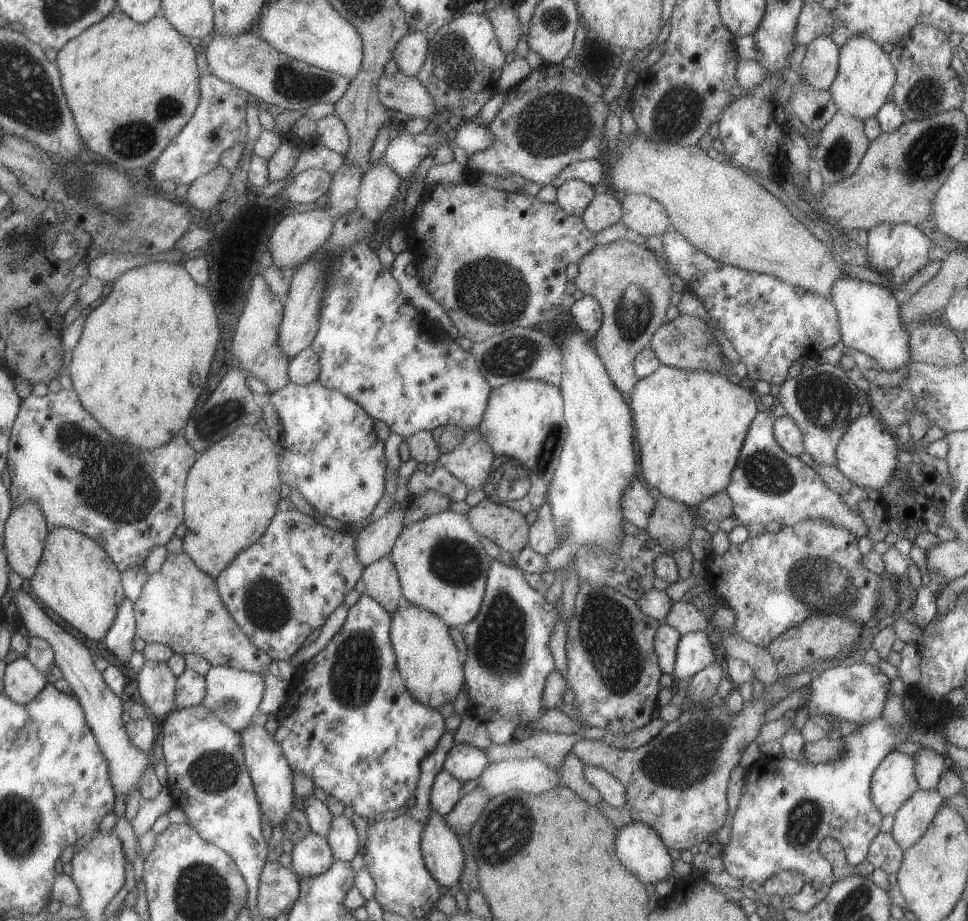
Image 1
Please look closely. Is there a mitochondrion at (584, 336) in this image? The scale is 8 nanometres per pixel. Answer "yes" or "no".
no

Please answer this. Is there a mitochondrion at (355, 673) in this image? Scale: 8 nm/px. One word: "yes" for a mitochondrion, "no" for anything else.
yes

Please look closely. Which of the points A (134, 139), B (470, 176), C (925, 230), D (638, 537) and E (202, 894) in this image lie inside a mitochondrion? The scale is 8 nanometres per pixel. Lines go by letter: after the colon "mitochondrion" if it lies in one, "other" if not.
A: mitochondrion
B: other
C: other
D: other
E: mitochondrion

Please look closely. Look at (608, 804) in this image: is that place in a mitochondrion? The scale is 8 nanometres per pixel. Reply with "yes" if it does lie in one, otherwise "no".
no

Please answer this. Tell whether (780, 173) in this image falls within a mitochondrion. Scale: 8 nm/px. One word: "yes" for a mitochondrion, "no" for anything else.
no

